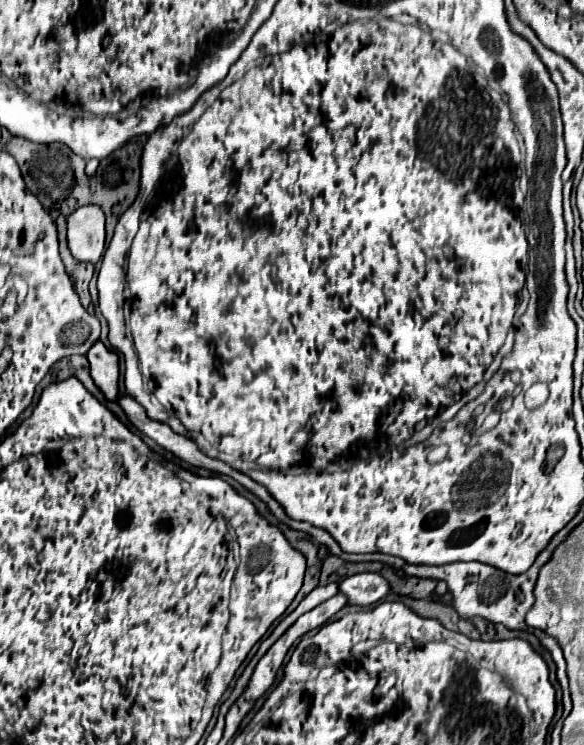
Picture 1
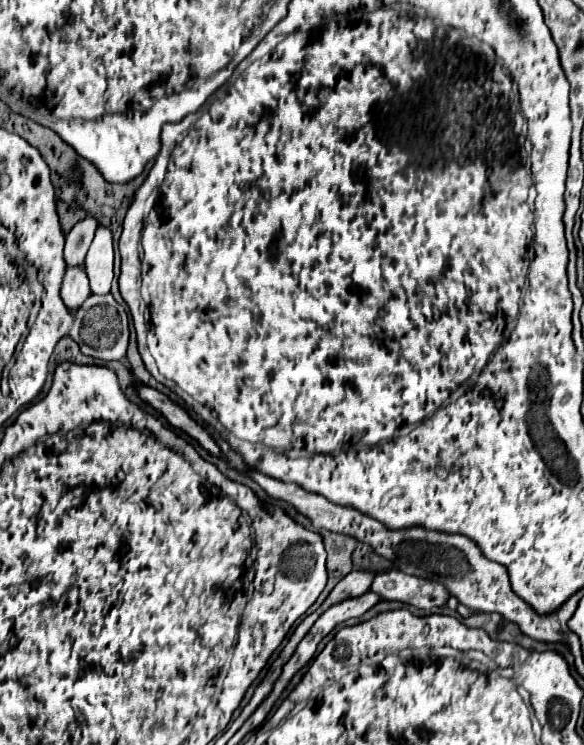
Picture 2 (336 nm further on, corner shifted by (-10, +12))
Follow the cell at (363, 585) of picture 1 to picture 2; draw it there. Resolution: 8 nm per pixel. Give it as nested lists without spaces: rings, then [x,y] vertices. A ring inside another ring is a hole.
[[[399,570],[375,574],[371,590],[385,600],[401,600],[423,610],[443,606],[449,598],[449,592],[443,584],[435,584],[435,580],[409,576]]]

